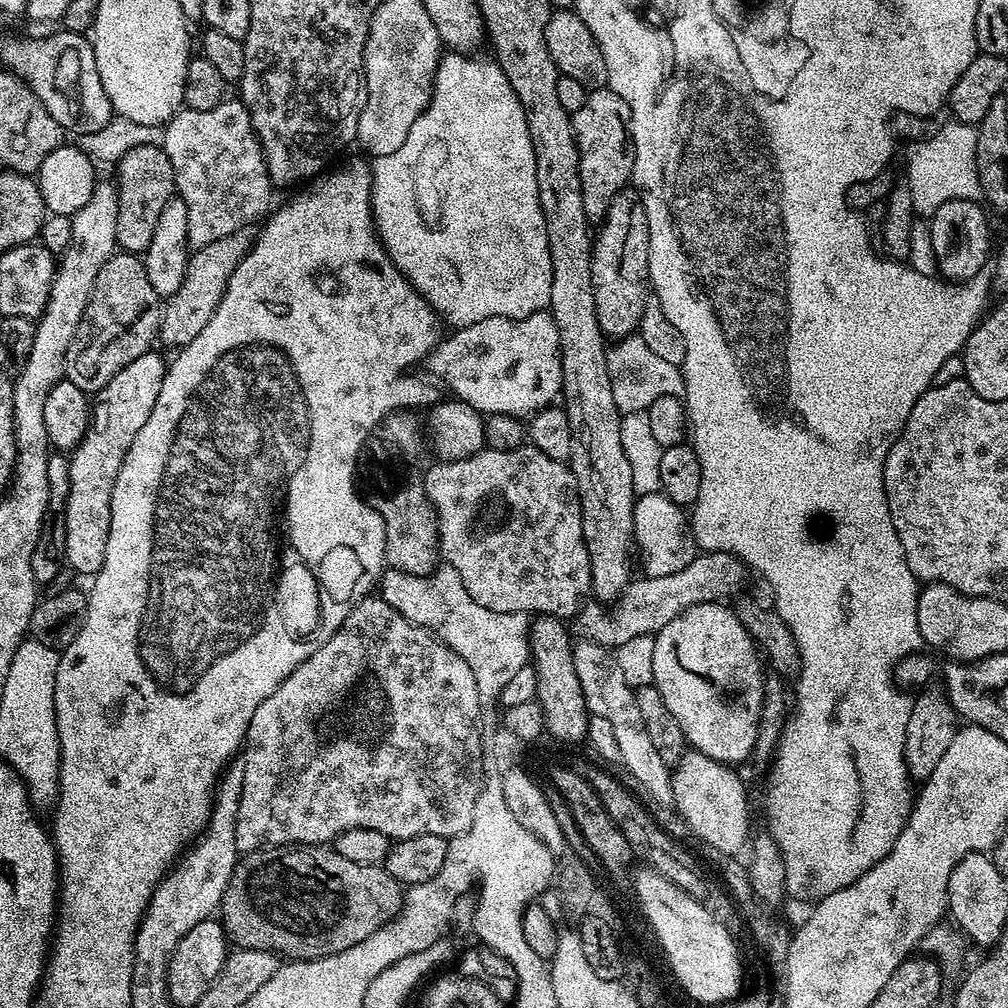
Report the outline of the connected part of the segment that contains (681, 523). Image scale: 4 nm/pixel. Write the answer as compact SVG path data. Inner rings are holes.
M661 491L648 493L637 499L634 506L634 544L644 554L645 570L643 571L648 576L678 574L698 555L698 545L685 509L681 505L670 502L670 498L666 498Z

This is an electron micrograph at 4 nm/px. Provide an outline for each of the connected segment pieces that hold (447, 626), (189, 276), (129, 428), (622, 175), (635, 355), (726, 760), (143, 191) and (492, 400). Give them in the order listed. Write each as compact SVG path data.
M441 563L423 576L388 568L383 573L378 588L382 593L382 599L390 606L394 606L394 610L398 610L398 614L402 614L410 623L417 624L419 628L428 629L437 640L441 640L447 648L454 650L454 654L458 654L458 658L462 658L462 662L466 662L466 666L470 666L470 671L474 673L474 682L478 686L478 698L481 705L488 706L494 702L496 704L501 699L510 678L513 678L524 664L529 663L529 613L495 612L493 608L478 606L478 602L474 602L474 598L470 598L466 586L462 582L458 570L454 570L454 566Z
M255 227L239 228L234 230L234 234L226 234L226 238L218 238L218 242L210 242L210 246L202 246L189 255L188 268L181 286L176 293L167 298L162 308L158 333L161 341L164 339L168 344L183 346L198 338L198 334L202 334L206 322L214 318L222 302L224 292L228 289L228 279L232 277L242 258L246 258L257 237Z
M156 350L143 352L134 358L134 362L118 370L118 374L106 382L101 392L95 393L88 433L70 453L70 494L63 515L66 542L62 547L67 567L72 567L87 578L95 577L102 570L110 534L110 502L114 494L114 482L118 482L118 470L122 470L138 430L146 426L150 410L154 410L154 402L158 402L158 390L162 390L165 371L166 360Z
M605 86L589 91L582 110L571 113L572 129L580 155L580 181L582 182L582 206L589 221L603 221L610 210L610 202L623 188L629 187L636 151L632 149L630 135L630 106L622 102L618 94Z
M638 332L625 336L608 348L608 373L610 390L614 390L614 406L622 413L647 412L657 398L666 395L683 397L684 373L679 367L665 362L659 354L654 354L646 340Z
M715 602L690 606L666 625L663 631L655 633L653 678L656 689L662 694L662 698L666 698L666 706L670 706L670 712L674 714L674 718L678 718L678 726L682 726L685 741L695 751L708 755L722 764L739 766L738 764L742 763L743 760L747 761L751 757L755 739L758 737L759 710L762 707L762 656L758 651L756 641L744 629L742 622L738 622L735 611L731 607L727 608L726 604Z
M159 143L134 146L115 165L116 198L118 202L118 222L116 223L116 243L125 252L143 254L151 244L154 230L167 204L174 198L176 179L174 166Z
M547 311L530 314L525 320L486 318L447 334L430 353L432 372L452 391L449 393L455 399L464 401L475 412L524 418L537 409L547 409L553 403L551 400L561 395L558 326L554 326L554 318Z

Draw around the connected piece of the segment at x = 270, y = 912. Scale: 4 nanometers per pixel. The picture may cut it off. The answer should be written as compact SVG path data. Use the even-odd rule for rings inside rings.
M273 846L241 855L218 909L225 937L236 948L275 952L292 960L317 960L358 946L374 930L397 916L404 906L405 889L379 864L358 866L342 858L332 846Z

